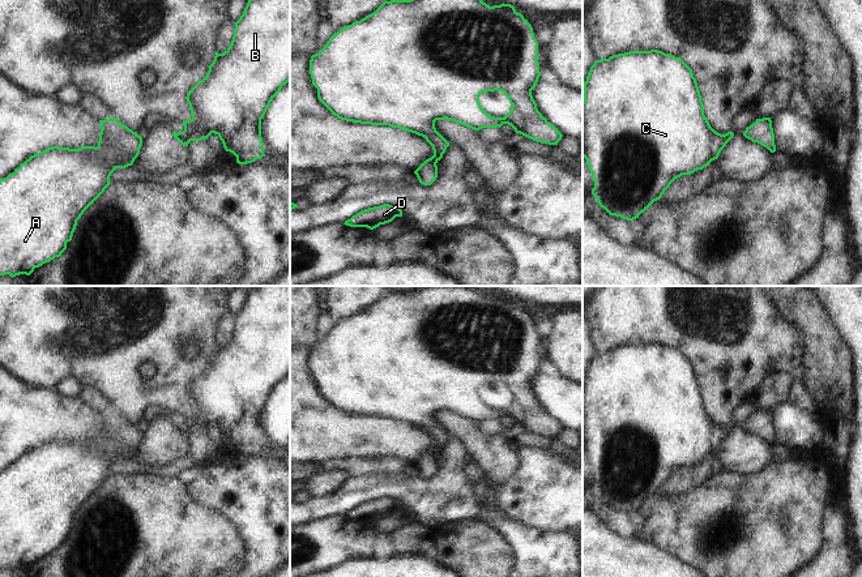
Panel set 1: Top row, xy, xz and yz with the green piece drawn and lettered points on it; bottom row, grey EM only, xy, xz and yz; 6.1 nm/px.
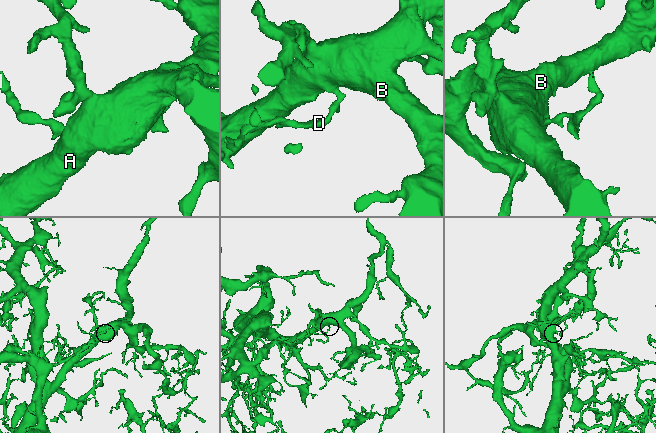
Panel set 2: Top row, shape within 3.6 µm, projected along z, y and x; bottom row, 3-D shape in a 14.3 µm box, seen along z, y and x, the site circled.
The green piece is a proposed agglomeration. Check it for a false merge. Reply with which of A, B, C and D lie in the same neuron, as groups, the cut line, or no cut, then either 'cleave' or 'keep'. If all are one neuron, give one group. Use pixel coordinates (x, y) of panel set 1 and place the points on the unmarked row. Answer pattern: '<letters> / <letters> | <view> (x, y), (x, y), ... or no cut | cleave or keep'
A B C D | no cut | keep

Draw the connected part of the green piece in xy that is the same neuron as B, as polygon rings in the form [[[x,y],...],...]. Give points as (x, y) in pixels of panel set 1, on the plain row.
[[[255,286],[248,292],[240,311],[234,316],[230,339],[223,346],[216,345],[206,368],[185,389],[192,410],[182,415],[183,424],[172,424],[172,428],[178,435],[188,439],[191,433],[208,432],[212,426],[216,426],[225,443],[236,449],[236,456],[247,457],[264,449],[261,411],[273,390],[290,373],[290,286]]]

